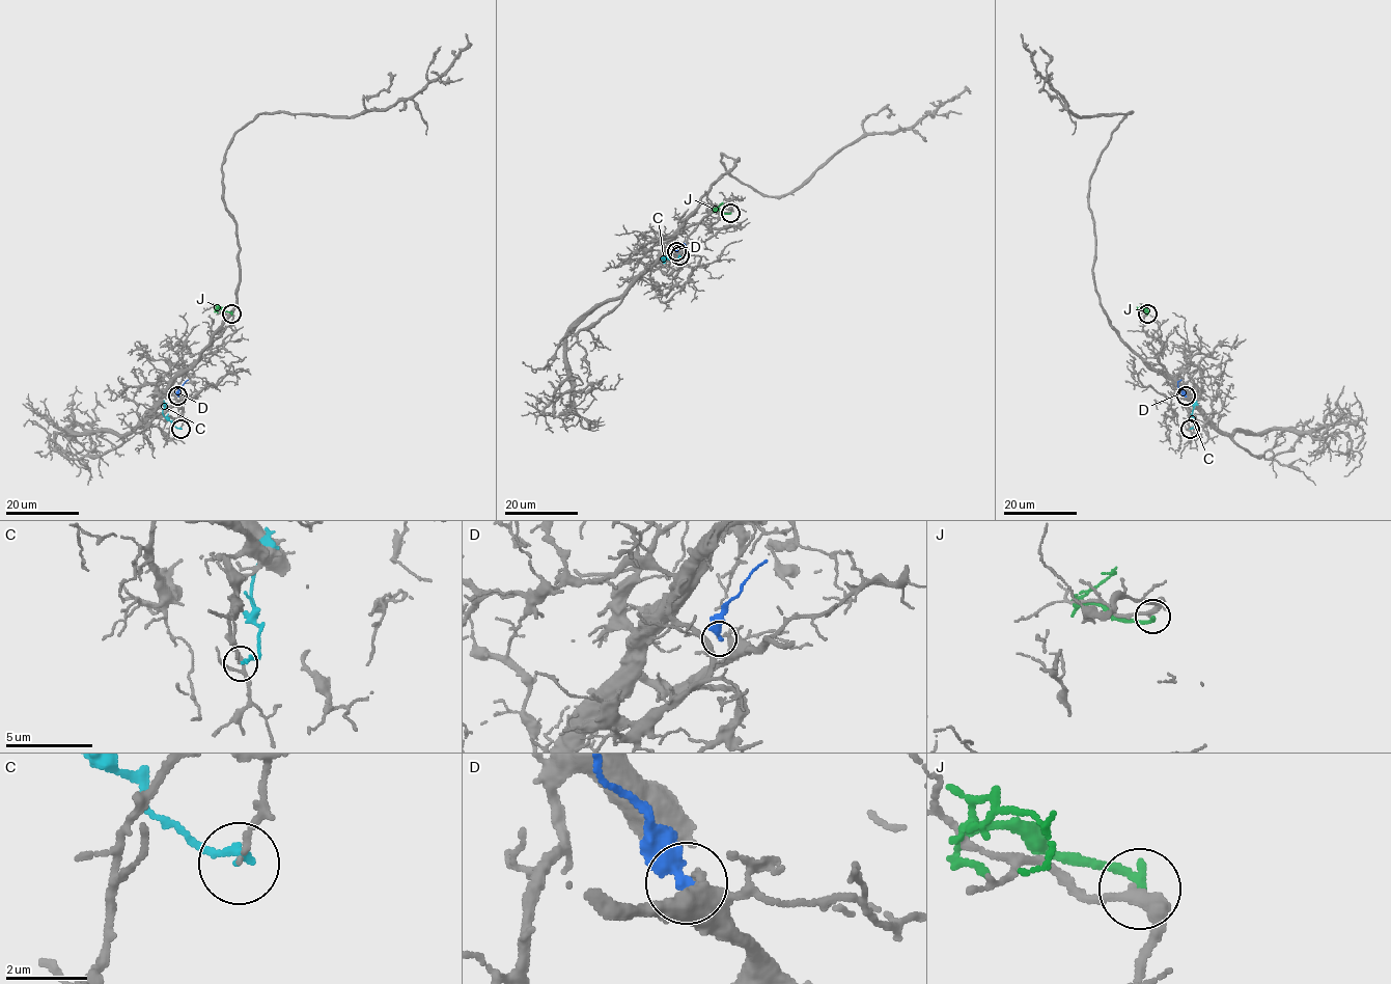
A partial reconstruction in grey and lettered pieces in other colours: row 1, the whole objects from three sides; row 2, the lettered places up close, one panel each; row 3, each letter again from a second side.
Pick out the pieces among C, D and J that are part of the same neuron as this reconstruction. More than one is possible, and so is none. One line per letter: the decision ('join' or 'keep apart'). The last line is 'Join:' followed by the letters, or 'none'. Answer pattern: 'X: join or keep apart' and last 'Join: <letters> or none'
C: keep apart
D: keep apart
J: keep apart
Join: none

